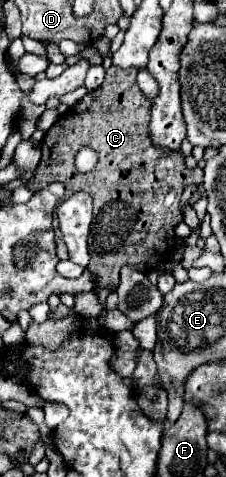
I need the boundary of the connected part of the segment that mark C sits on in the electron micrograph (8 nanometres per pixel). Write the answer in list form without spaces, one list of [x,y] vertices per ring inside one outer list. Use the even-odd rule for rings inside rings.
[[[111,66],[103,84],[89,92],[73,112],[55,122],[41,142],[41,164],[27,184],[37,192],[51,182],[61,182],[66,197],[79,190],[93,196],[95,222],[91,230],[91,264],[87,268],[95,274],[99,288],[115,288],[119,284],[119,270],[125,264],[141,272],[151,272],[171,256],[175,248],[173,228],[183,220],[179,212],[181,194],[187,186],[199,186],[203,182],[203,170],[187,168],[181,150],[163,154],[159,146],[153,146],[147,134],[151,104],[135,82],[137,72],[137,68],[119,70]],[[81,146],[89,146],[99,154],[99,162],[89,174],[81,174],[75,168],[75,156]],[[161,236],[169,240],[167,250],[159,250],[153,240]]]

